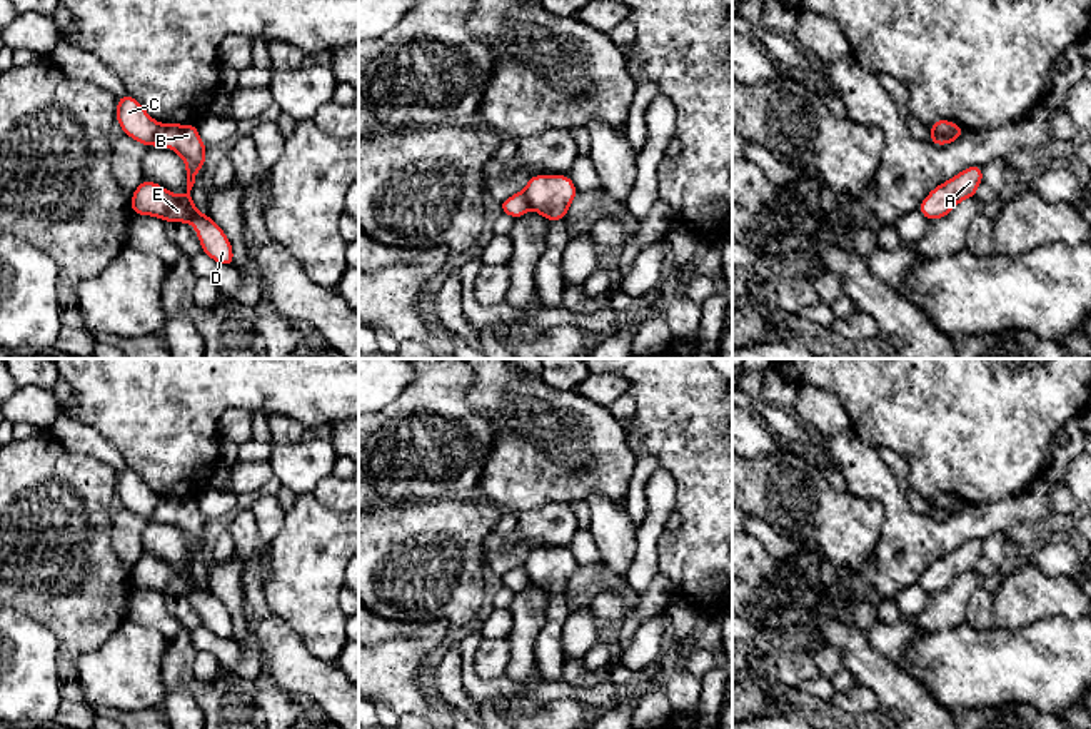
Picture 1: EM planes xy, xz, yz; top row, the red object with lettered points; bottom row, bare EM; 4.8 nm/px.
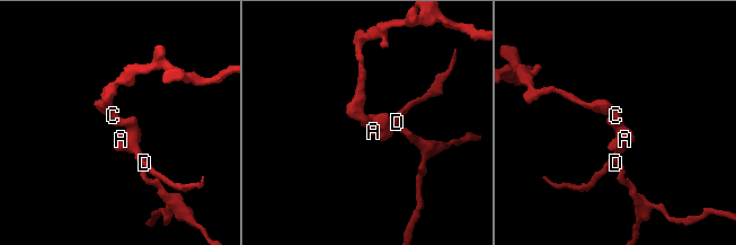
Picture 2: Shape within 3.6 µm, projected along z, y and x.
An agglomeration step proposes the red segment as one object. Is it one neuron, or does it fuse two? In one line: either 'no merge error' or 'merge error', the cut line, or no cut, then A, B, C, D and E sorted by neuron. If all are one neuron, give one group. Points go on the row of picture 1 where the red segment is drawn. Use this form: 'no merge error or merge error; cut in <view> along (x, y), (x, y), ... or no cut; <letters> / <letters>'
merge error; cut in xy along (160, 124), (152, 144); A B D E / C

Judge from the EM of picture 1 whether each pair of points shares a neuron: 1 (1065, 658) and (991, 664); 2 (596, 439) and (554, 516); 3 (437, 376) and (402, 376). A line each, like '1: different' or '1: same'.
1: same
2: different
3: different

